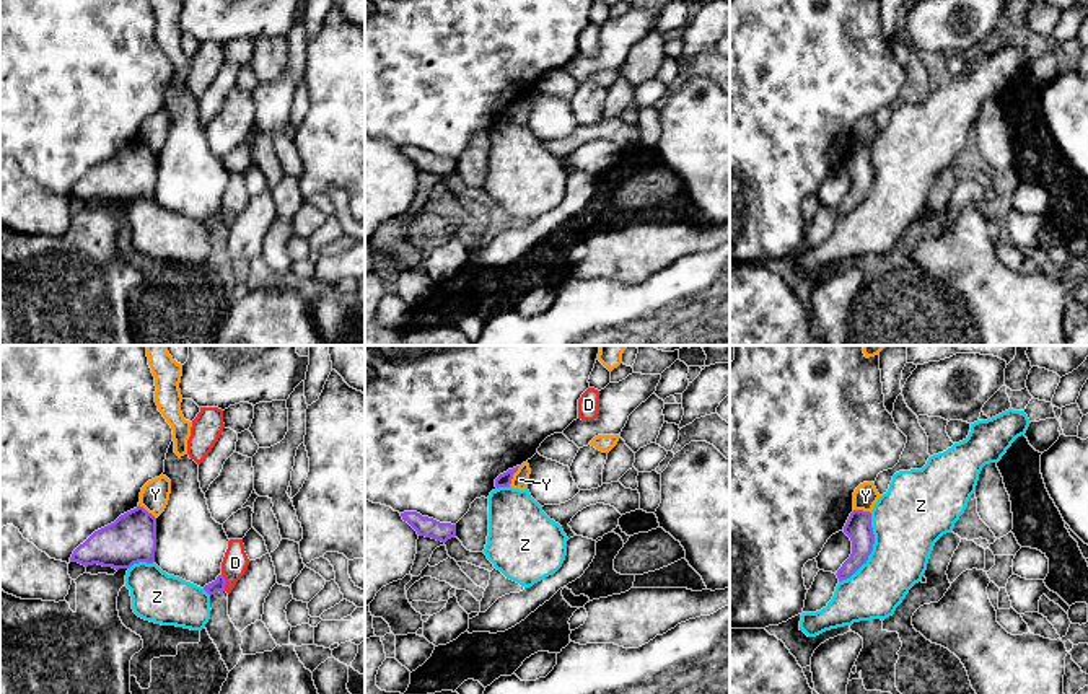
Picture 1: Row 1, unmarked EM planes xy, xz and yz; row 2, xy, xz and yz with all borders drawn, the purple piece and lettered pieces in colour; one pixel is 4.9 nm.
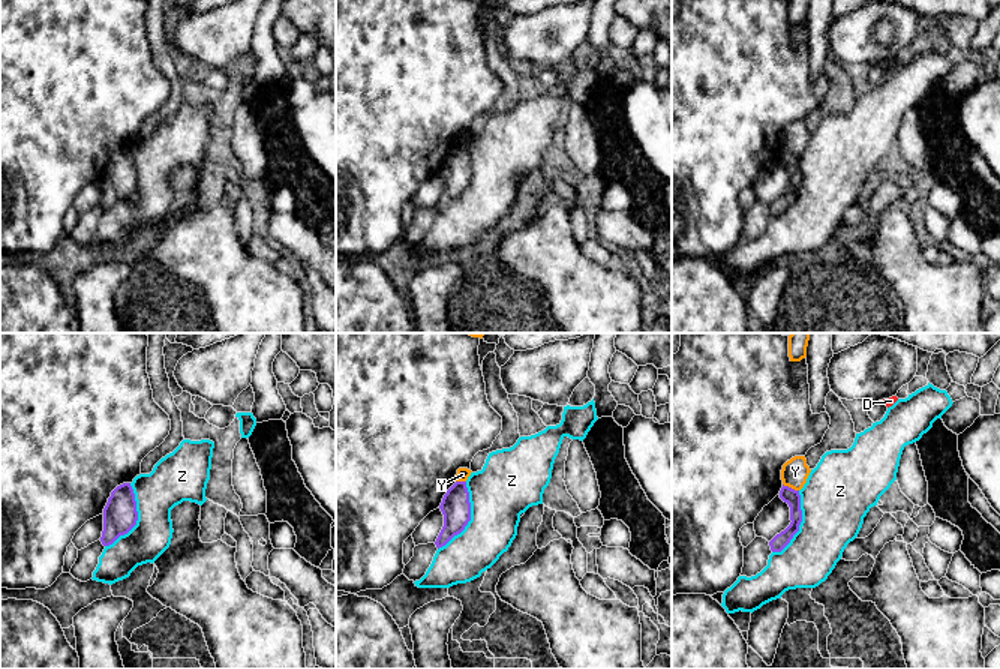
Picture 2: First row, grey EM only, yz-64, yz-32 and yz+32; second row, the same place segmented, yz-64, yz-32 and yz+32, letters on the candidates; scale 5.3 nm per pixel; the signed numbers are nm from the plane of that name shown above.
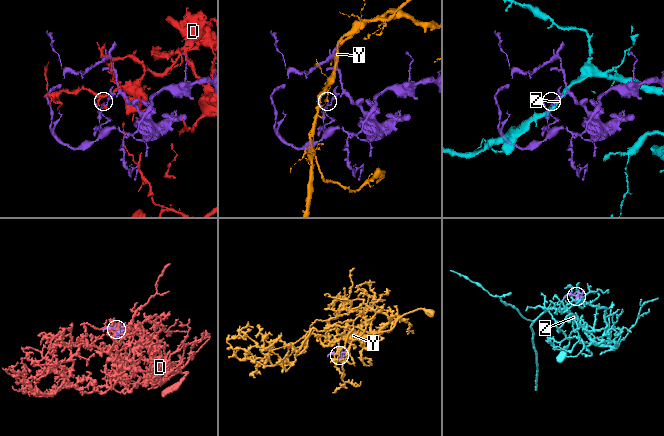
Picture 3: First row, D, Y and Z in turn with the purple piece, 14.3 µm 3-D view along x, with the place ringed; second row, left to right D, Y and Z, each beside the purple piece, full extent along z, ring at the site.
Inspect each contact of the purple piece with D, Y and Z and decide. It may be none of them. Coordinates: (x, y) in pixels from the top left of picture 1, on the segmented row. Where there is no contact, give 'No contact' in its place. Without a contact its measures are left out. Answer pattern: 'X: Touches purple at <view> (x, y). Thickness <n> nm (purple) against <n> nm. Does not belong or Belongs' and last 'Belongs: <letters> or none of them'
D: Touches purple at xy (225, 582). Thickness 60 nm (purple) against 130 nm. Does not belong
Y: Touches purple at xz (512, 476). Thickness 70 nm (purple) against 80 nm. Does not belong
Z: Touches purple at yz (872, 549). Thickness 130 nm (purple) against 360 nm. Does not belong
Belongs: none of them

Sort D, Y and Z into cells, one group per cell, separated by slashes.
D / Y / Z

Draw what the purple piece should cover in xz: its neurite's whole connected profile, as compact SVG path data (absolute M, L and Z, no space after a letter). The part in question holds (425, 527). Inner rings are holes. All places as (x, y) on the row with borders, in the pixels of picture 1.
M404 512L401 516L417 531L419 536L432 538L441 542L456 536L456 525L440 523L433 518L422 516L417 512Z

